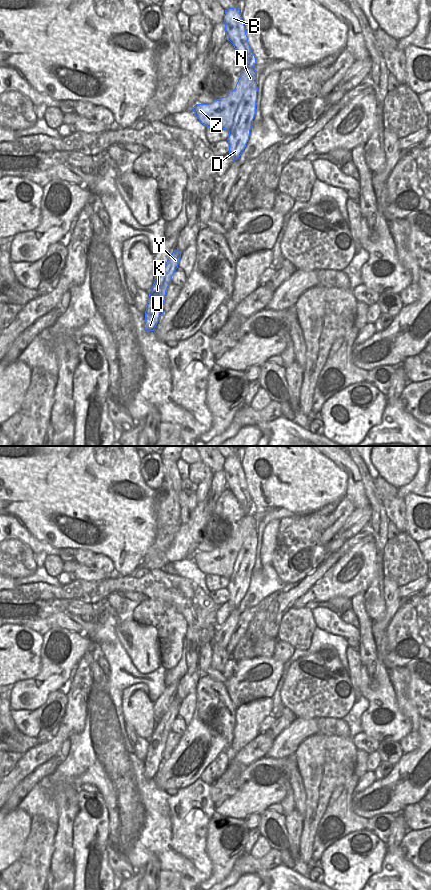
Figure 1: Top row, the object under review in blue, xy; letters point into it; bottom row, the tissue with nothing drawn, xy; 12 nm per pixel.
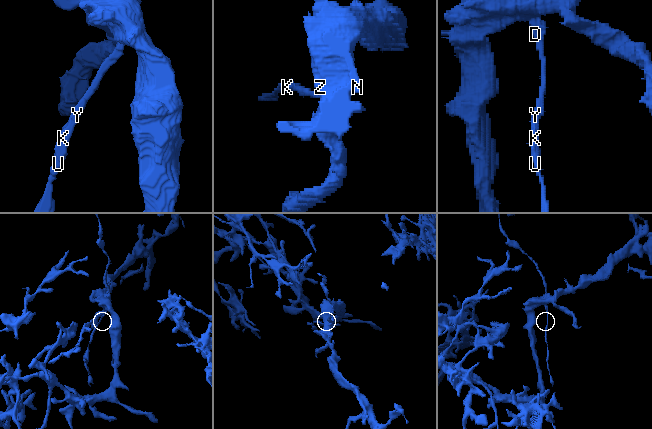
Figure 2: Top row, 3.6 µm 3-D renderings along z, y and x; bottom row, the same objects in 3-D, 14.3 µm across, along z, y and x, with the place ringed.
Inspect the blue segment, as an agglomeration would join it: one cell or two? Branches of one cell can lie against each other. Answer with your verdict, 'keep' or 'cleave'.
cleave

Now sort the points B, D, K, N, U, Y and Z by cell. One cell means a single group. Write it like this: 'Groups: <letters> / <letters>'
Groups: B D K U Y / N Z

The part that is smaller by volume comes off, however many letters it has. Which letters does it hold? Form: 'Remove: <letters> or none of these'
Remove: B, D, K, U, Y

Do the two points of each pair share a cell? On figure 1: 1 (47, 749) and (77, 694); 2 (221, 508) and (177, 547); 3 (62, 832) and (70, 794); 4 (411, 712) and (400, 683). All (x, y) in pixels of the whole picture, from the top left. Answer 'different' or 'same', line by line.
1: same
2: same
3: same
4: same

